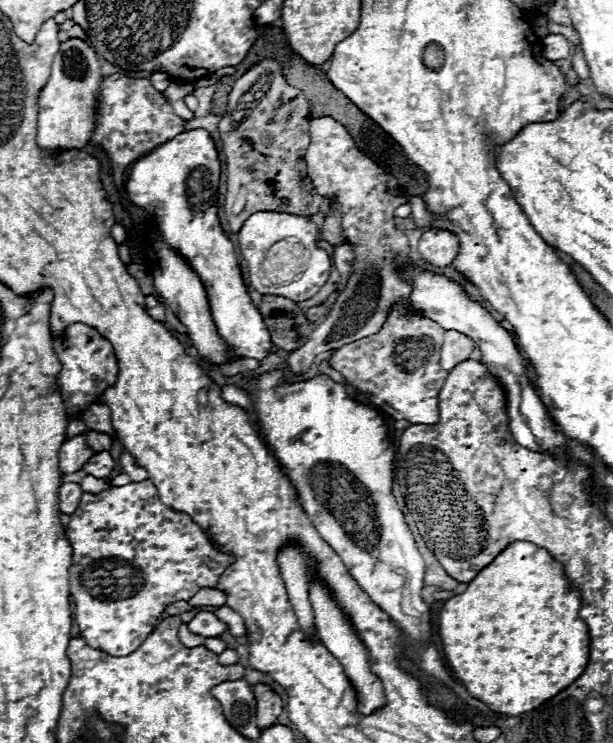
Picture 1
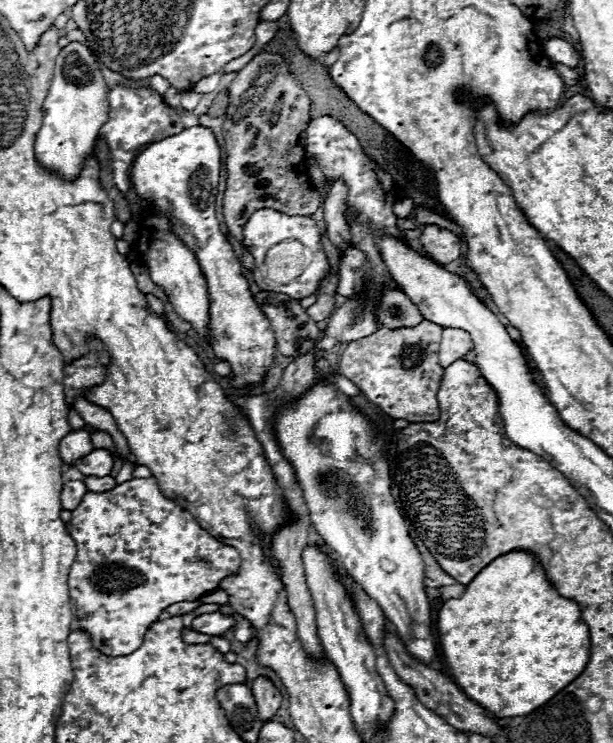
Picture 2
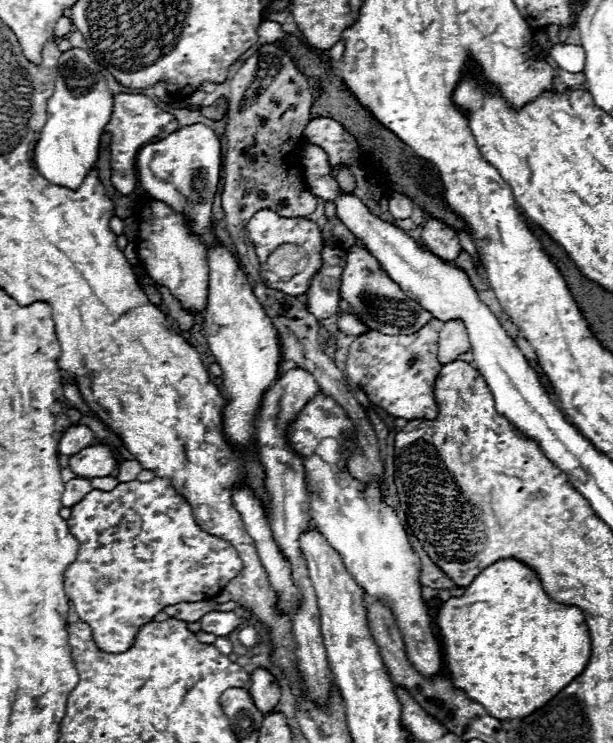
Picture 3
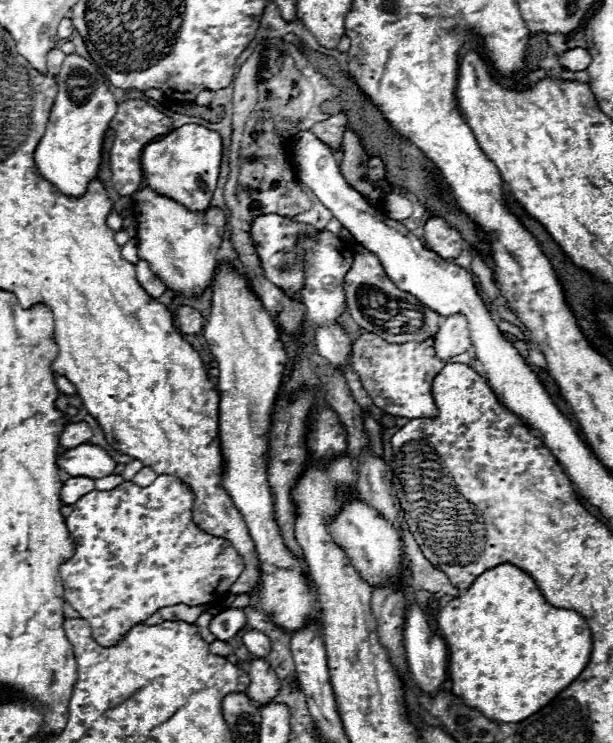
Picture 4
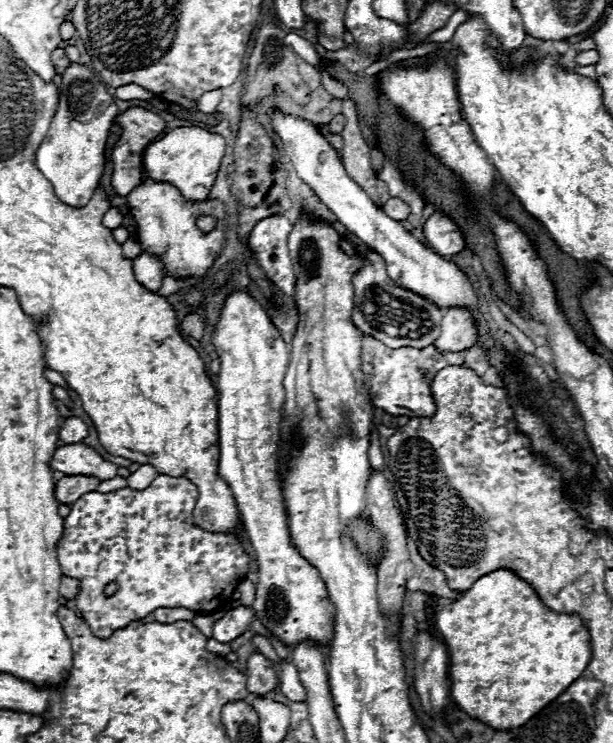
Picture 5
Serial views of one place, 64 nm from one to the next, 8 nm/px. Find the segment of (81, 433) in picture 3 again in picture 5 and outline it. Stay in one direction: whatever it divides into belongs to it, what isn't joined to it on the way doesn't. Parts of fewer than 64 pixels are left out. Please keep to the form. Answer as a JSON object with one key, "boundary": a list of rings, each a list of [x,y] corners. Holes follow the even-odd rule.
{"boundary":[[[70,416],[64,420],[64,424],[60,428],[60,440],[64,444],[76,444],[78,440],[84,440],[86,436],[88,436],[88,426],[84,424],[82,418]]]}

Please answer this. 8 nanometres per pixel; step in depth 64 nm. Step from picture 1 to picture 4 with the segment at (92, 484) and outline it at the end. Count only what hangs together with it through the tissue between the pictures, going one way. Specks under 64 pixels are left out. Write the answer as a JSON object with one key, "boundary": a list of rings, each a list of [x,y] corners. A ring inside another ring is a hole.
{"boundary":[[[106,476],[106,478],[98,478],[96,480],[96,488],[98,490],[114,490],[116,486],[120,486],[124,482],[122,476]]]}

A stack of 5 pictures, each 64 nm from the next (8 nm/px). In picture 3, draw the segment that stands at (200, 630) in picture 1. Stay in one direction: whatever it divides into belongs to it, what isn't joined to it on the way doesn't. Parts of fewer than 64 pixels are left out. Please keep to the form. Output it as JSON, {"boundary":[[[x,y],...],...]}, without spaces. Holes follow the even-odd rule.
{"boundary":[[[210,612],[202,616],[198,622],[204,632],[226,638],[230,632],[234,632],[242,624],[242,618],[236,612]]]}

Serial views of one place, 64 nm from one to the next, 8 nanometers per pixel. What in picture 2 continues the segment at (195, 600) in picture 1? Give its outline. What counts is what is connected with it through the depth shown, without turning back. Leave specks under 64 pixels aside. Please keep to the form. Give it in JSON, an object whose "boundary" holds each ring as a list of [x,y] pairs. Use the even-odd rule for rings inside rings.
{"boundary":[[[214,590],[214,592],[208,592],[206,596],[202,596],[200,600],[206,602],[206,604],[226,604],[228,602],[228,594],[224,590]]]}

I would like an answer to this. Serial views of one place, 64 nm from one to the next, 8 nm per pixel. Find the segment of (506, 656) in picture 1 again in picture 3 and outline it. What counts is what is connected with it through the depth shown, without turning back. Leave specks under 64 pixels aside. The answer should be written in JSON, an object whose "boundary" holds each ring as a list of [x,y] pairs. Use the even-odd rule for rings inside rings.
{"boundary":[[[506,558],[506,560],[498,560],[496,564],[484,568],[474,582],[464,590],[464,594],[460,598],[450,598],[442,610],[438,612],[438,628],[440,628],[440,638],[442,638],[442,646],[444,646],[444,660],[446,660],[446,668],[448,674],[452,676],[452,684],[456,686],[456,690],[462,690],[472,702],[478,702],[484,706],[484,710],[498,720],[514,720],[514,718],[526,718],[528,714],[536,712],[538,708],[542,708],[544,704],[548,704],[564,686],[568,686],[578,674],[584,672],[588,660],[590,660],[590,632],[584,620],[584,614],[580,608],[576,606],[564,606],[564,604],[556,604],[548,598],[548,594],[542,590],[542,584],[536,576],[534,570],[530,570],[528,566],[524,566],[522,562],[514,560],[514,558]]]}

